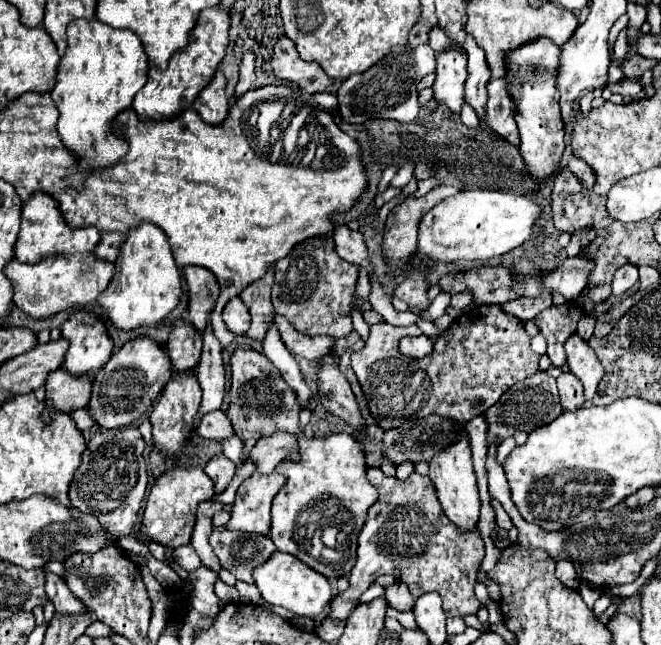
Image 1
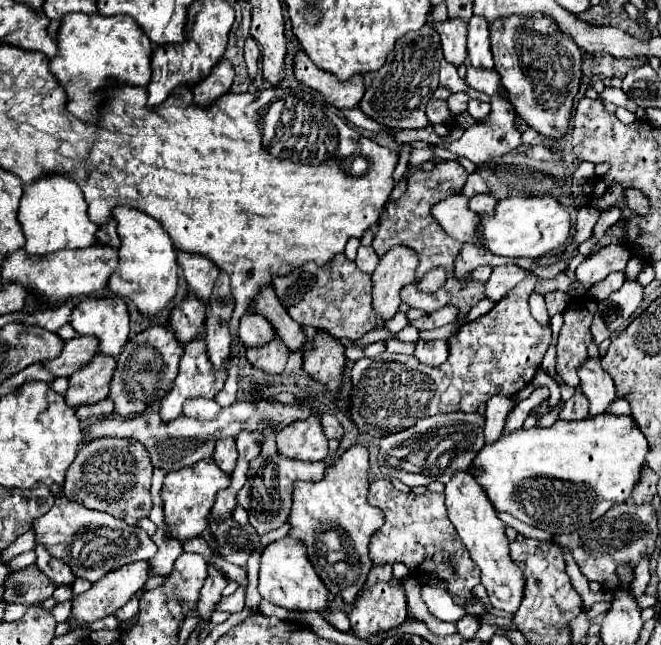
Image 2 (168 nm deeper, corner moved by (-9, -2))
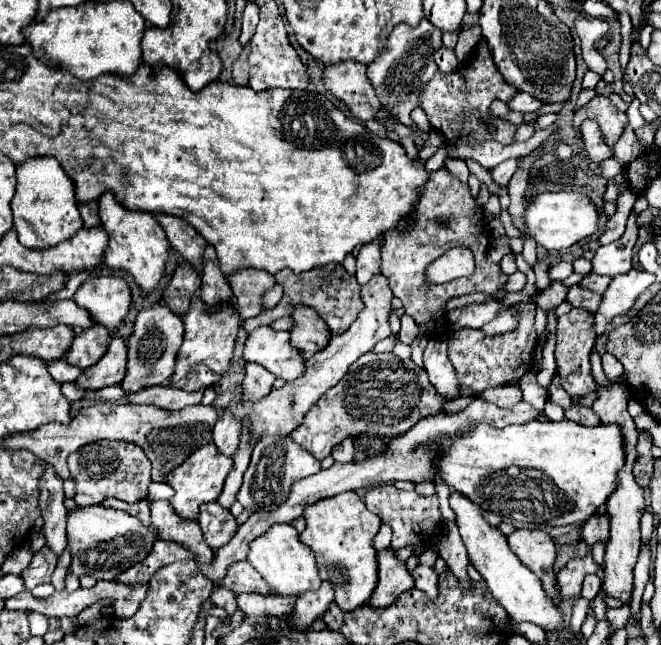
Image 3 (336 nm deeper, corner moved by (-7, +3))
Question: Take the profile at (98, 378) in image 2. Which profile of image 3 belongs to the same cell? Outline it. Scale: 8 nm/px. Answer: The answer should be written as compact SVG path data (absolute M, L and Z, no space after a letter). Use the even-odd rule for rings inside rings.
M114 337L104 357L96 365L80 373L80 377L76 379L76 389L96 391L120 383L124 379L124 363L126 363L126 341Z

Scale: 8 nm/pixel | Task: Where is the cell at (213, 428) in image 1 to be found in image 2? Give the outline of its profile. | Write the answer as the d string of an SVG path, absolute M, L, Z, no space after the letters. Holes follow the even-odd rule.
M190 400L190 404L186 404L184 414L192 416L192 418L200 418L200 420L214 420L220 412L220 406L214 400Z

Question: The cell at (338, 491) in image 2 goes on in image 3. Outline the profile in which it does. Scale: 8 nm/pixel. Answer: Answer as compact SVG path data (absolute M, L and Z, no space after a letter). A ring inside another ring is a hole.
M346 491L306 505L302 517L306 519L306 529L300 533L300 541L312 549L320 579L336 581L338 571L342 575L342 585L334 585L336 605L342 611L352 611L364 605L378 581L376 553L372 541L382 525L380 517L370 513L354 491Z

